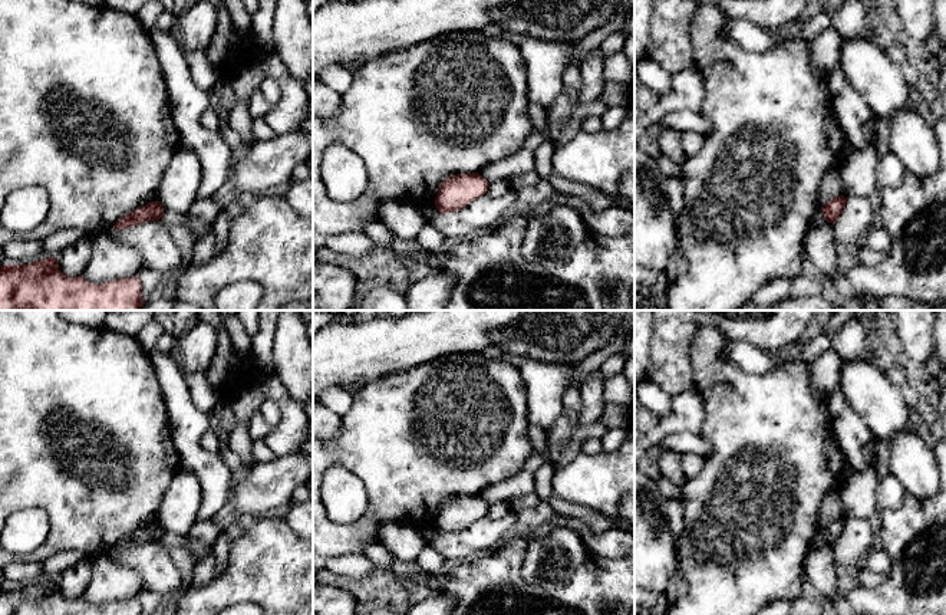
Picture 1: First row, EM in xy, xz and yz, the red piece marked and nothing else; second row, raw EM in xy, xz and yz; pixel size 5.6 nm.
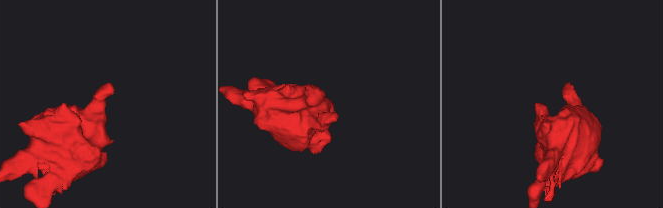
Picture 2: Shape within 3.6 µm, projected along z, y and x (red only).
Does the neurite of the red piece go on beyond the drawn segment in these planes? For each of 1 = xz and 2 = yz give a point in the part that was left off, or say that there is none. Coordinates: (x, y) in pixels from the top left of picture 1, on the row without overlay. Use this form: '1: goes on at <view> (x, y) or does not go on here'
1: does not go on here
2: does not go on here

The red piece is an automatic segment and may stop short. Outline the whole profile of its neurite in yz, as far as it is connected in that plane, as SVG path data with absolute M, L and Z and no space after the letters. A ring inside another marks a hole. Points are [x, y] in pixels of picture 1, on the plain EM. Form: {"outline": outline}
{"outline": "M841 516L835 520L833 520L828 526L825 526L823 530L823 536L825 539L827 545L835 545L843 535L843 530L846 527L846 519Z"}

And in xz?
{"outline": "M456 496L439 507L435 529L441 536L458 533L488 513L490 504L479 496Z"}

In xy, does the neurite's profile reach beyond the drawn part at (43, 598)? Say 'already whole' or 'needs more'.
already whole

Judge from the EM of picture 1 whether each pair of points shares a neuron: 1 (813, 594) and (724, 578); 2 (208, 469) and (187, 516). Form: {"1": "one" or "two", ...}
{"1": "two", "2": "two"}

